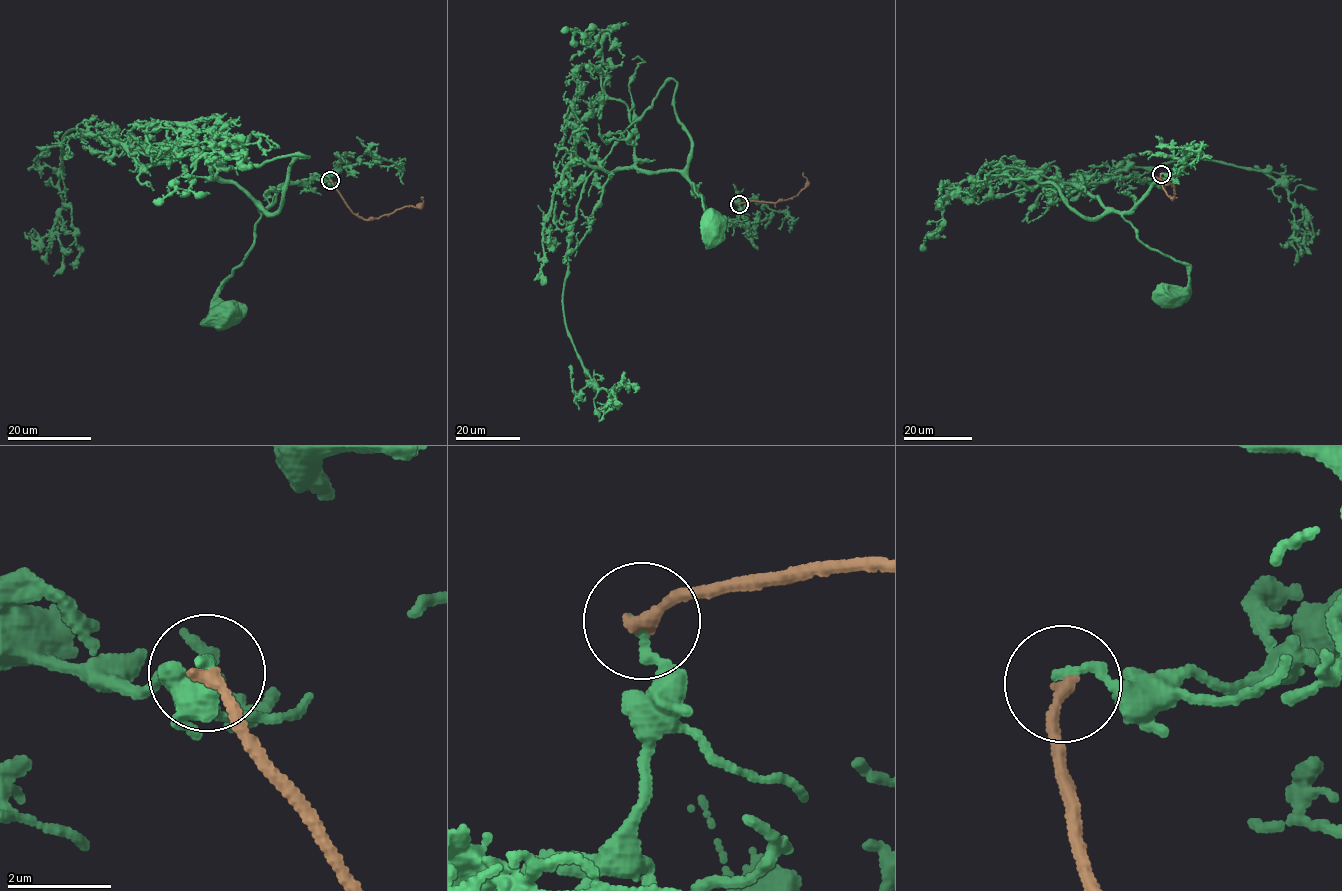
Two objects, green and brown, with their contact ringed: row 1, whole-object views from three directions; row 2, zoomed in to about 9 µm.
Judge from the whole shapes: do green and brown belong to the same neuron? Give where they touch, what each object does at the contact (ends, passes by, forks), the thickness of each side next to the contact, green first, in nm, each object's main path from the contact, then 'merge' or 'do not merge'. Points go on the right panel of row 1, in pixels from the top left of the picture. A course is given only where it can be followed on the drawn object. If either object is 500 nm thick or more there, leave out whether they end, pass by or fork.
at (1161, 174); green ends there; brown ends there; 200 nm thick on the green side, 280 nm on the other; green runs (1160, 174), (1176, 172), (1154, 185), (1122, 215), (1140, 241), (1184, 262), (1190, 282), (1166, 296); brown runs (1160, 174), (1162, 185), (1173, 199), (1172, 184), (1154, 178); do not merge

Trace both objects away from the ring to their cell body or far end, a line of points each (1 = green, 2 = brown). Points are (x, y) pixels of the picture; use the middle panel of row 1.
1: (739, 204), (739, 217), (723, 220), (707, 210), (692, 183), (701, 198), (709, 246), (721, 239), (717, 220)
2: (739, 204), (792, 198), (805, 186), (807, 180), (803, 173)

